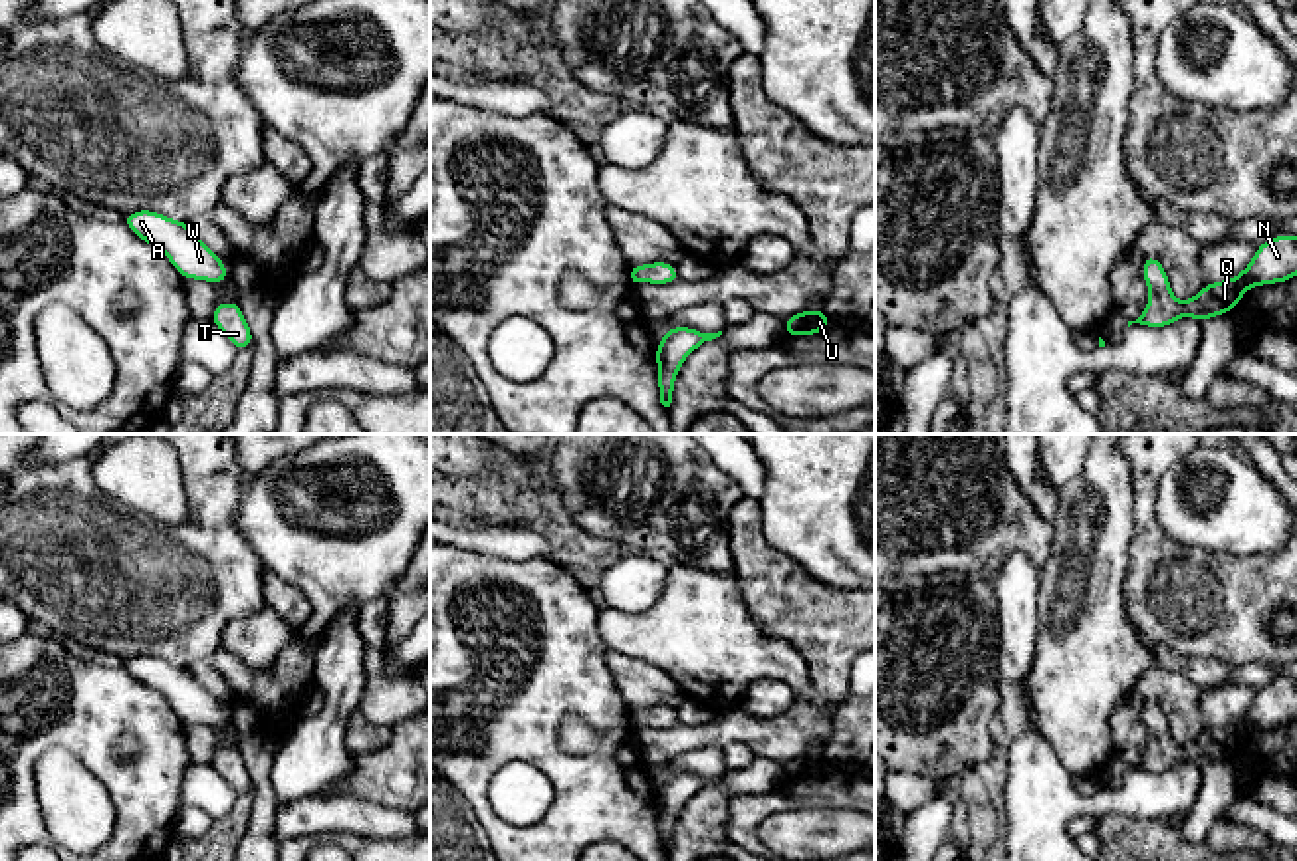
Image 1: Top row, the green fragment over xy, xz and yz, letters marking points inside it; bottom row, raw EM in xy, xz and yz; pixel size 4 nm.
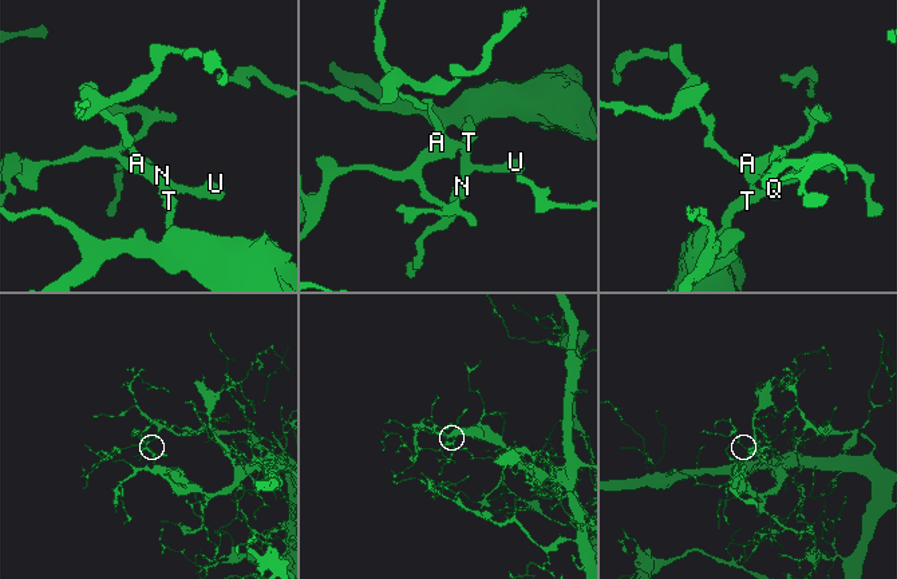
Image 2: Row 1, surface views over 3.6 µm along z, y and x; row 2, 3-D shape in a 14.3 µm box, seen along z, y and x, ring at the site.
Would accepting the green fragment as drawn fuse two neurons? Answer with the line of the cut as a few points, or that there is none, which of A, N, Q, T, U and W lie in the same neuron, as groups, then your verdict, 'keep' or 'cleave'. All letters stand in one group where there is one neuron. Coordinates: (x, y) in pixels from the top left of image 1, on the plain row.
no cut | A N Q T U W | keep

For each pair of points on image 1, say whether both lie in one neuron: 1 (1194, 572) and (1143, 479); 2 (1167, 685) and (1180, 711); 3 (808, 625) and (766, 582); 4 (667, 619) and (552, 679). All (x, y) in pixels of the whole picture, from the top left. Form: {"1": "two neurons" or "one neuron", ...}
{"1": "one neuron", "2": "one neuron", "3": "one neuron", "4": "two neurons"}

